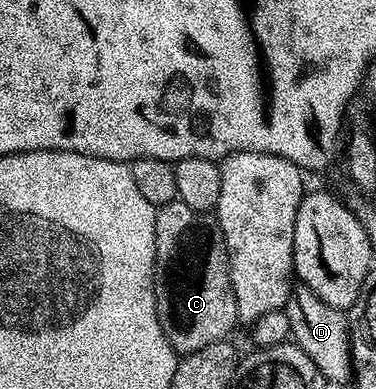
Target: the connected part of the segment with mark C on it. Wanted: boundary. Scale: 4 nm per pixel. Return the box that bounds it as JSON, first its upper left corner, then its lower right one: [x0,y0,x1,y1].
[153,202,239,356]

